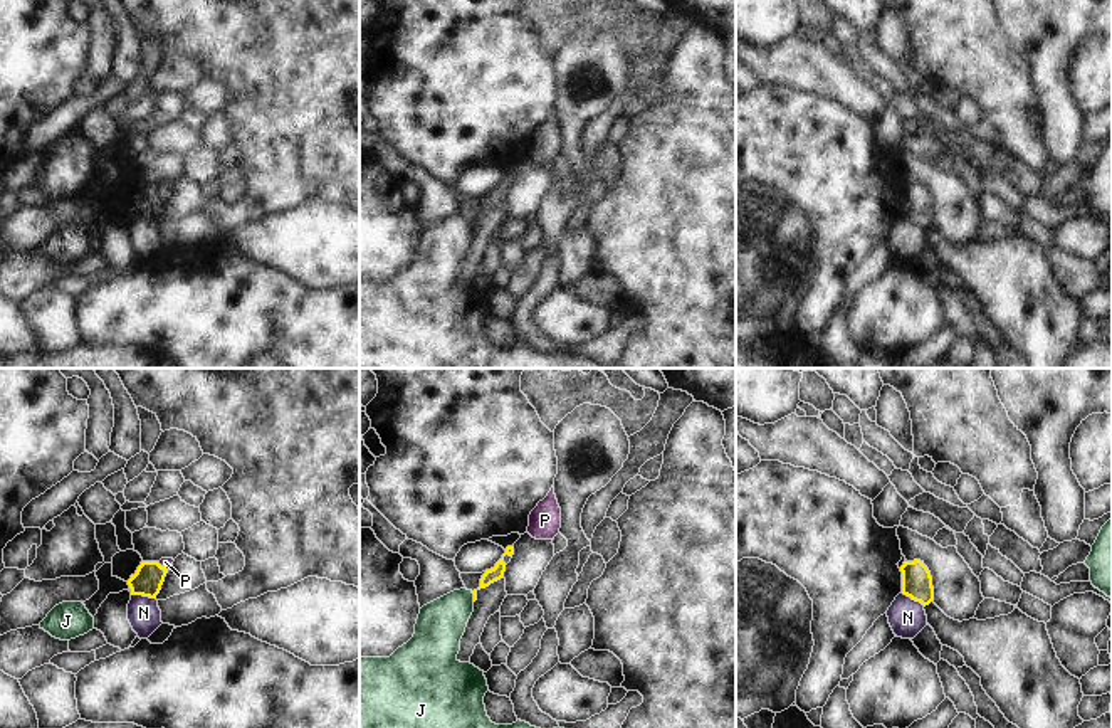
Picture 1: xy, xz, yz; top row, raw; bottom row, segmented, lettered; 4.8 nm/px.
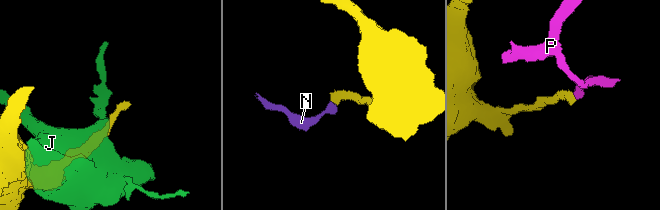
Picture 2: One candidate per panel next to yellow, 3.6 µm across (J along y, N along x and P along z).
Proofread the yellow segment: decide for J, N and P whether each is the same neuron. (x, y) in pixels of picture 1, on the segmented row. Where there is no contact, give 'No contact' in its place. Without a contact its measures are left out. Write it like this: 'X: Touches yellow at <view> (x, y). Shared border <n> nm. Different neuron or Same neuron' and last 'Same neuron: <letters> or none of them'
J: Touches yellow at xz (474, 597). Shared border 50 nm. Different neuron
N: Touches yellow at xy (143, 596). Shared border 120 nm. Different neuron
P: Touches yellow at xy (160, 565). Shared border 70 nm. Different neuron
Same neuron: none of them

